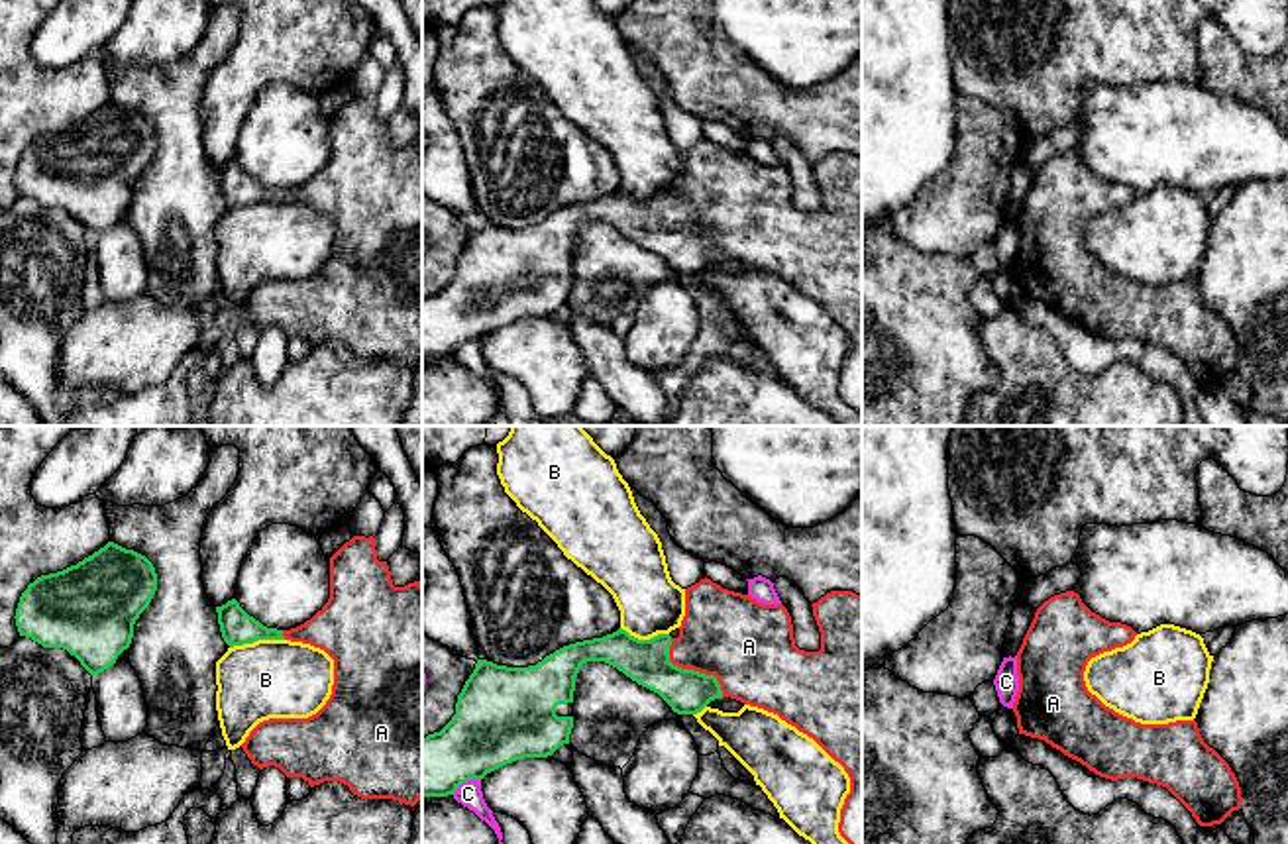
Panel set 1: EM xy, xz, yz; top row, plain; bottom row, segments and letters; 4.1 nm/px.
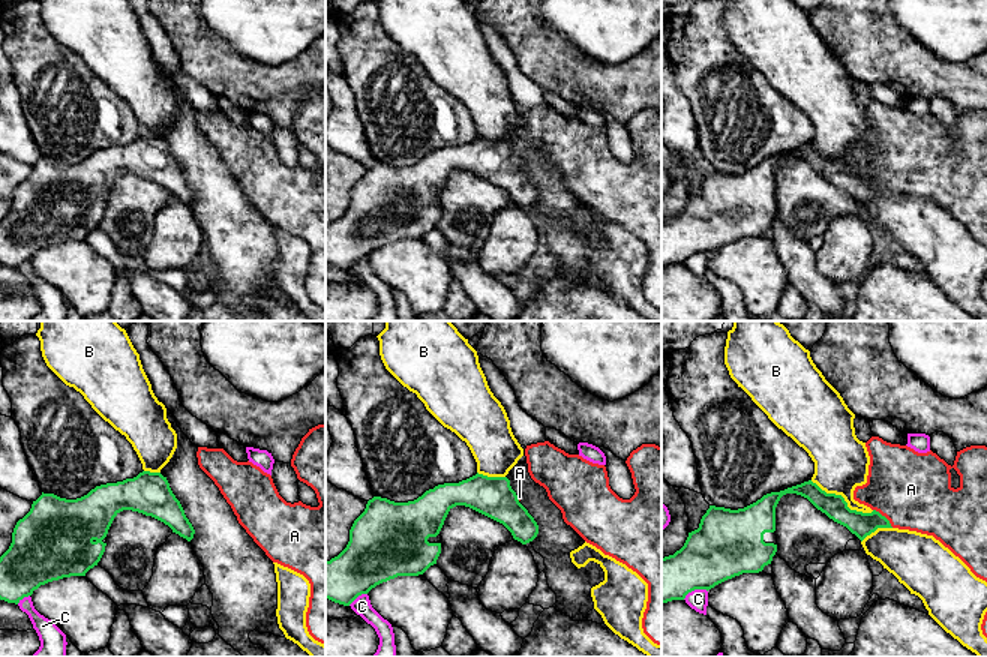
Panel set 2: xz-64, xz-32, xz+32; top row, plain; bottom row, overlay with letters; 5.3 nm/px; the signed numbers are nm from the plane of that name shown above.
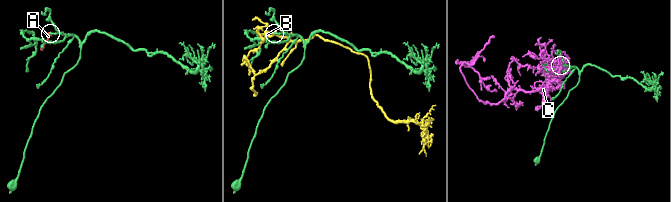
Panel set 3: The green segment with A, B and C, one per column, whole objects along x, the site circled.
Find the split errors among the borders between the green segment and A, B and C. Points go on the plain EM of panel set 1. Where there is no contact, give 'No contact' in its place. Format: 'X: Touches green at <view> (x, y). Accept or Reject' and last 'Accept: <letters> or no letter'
A: Touches green at xz (692, 230). Accept
B: Touches green at xy (256, 201). Reject
C: Touches green at xz (466, 340). Reject
Accept: A

